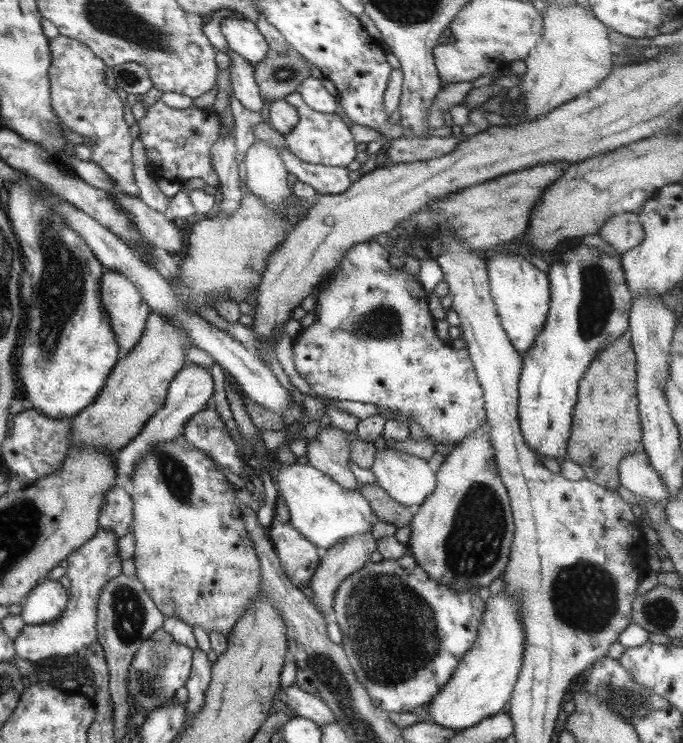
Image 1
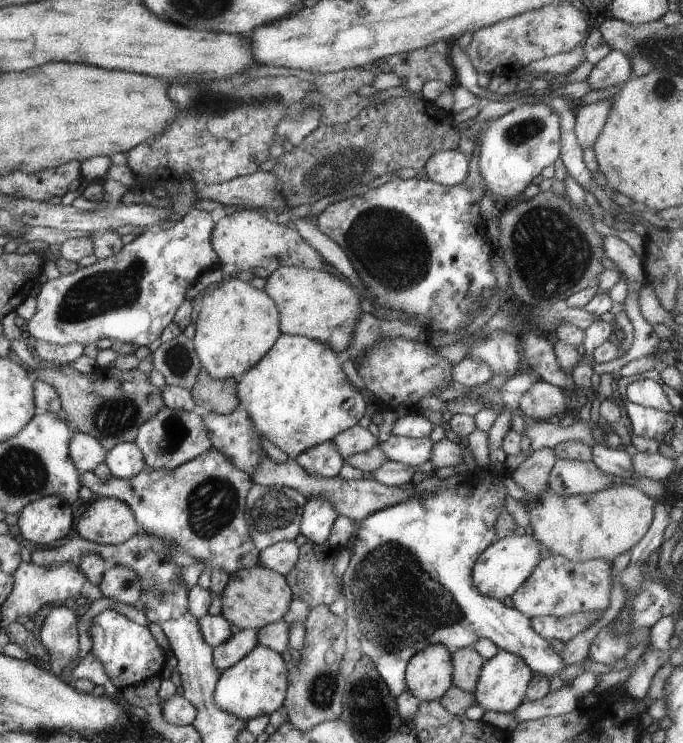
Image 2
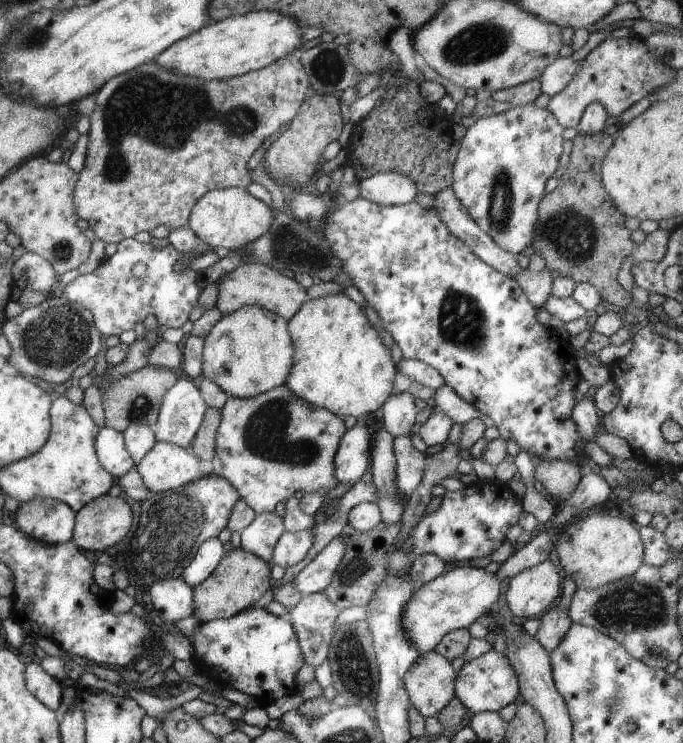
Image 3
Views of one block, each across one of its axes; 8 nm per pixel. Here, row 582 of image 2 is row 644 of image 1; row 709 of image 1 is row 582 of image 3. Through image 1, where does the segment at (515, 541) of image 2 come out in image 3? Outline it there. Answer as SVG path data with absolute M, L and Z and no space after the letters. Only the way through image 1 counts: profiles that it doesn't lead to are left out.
M472 566L457 567L442 572L429 582L422 584L409 596L401 612L401 628L405 640L417 648L419 654L433 651L442 636L451 630L467 629L479 616L487 614L496 605L501 592L501 581L495 574Z

